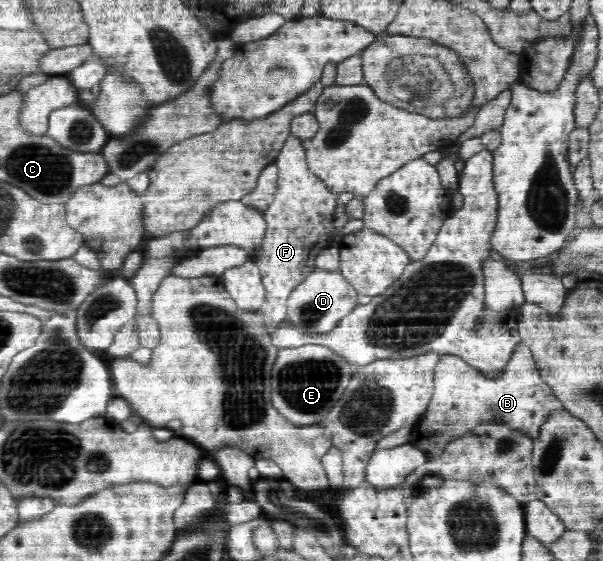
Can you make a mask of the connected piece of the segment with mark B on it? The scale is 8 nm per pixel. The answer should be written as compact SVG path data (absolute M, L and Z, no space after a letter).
M525 344L514 350L498 378L484 376L482 371L459 356L443 354L434 372L433 387L426 412L411 427L409 438L409 444L422 452L428 462L438 458L452 440L470 432L478 424L504 424L534 439L541 434L546 418L558 410L565 410L564 403L542 378L533 354Z

